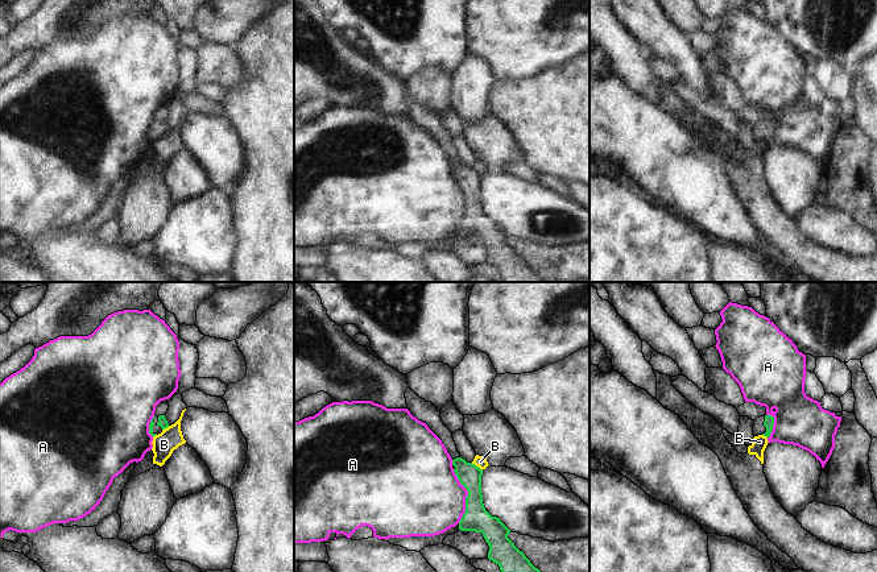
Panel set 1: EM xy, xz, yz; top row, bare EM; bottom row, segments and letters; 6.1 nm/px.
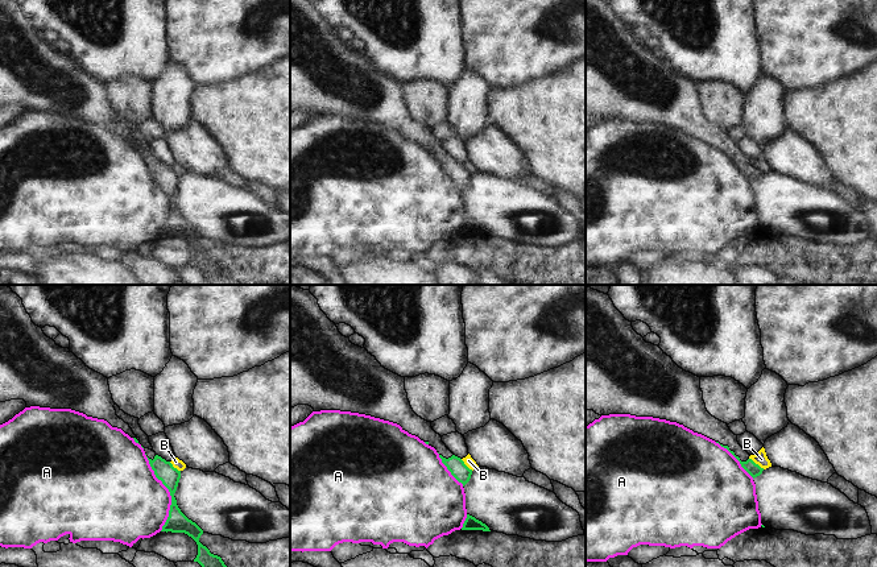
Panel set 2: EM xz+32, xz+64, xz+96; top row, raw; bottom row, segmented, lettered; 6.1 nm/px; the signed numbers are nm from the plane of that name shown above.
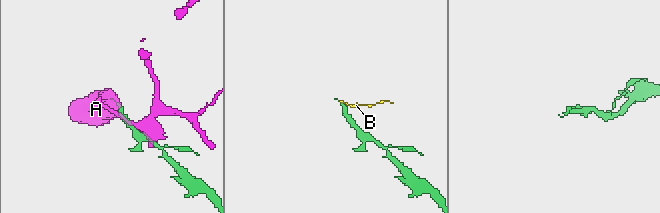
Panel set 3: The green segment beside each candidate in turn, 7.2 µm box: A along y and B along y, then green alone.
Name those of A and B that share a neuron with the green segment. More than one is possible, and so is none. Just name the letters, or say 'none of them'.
none of them

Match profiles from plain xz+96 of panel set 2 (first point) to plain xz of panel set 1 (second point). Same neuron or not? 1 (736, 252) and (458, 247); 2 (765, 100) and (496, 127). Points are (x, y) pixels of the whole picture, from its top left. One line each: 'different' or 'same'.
1: same
2: different

